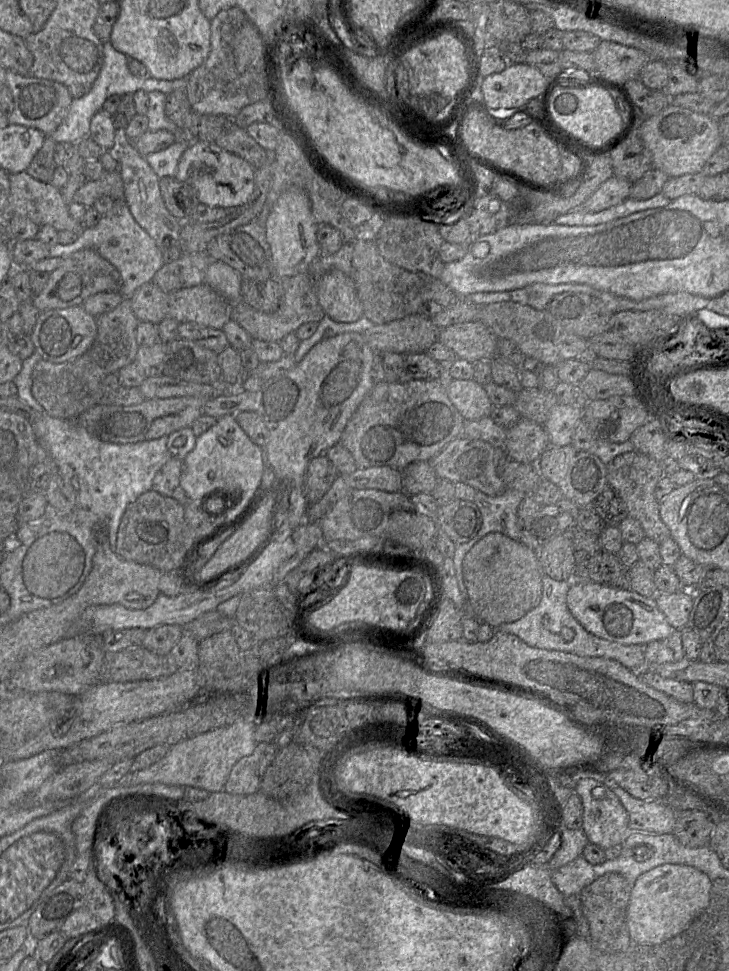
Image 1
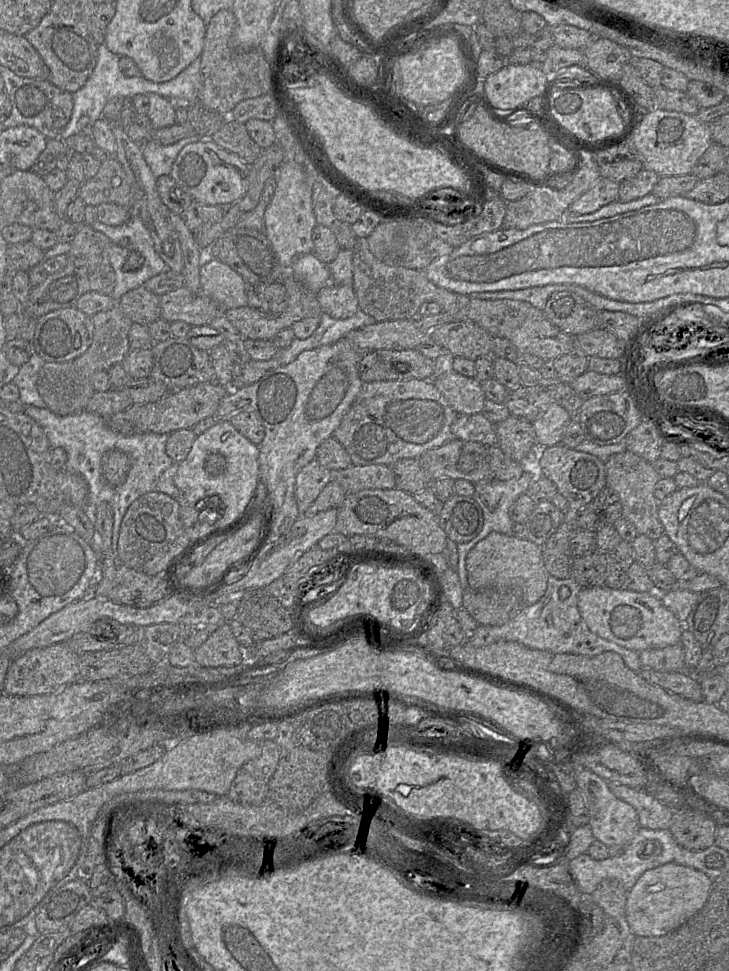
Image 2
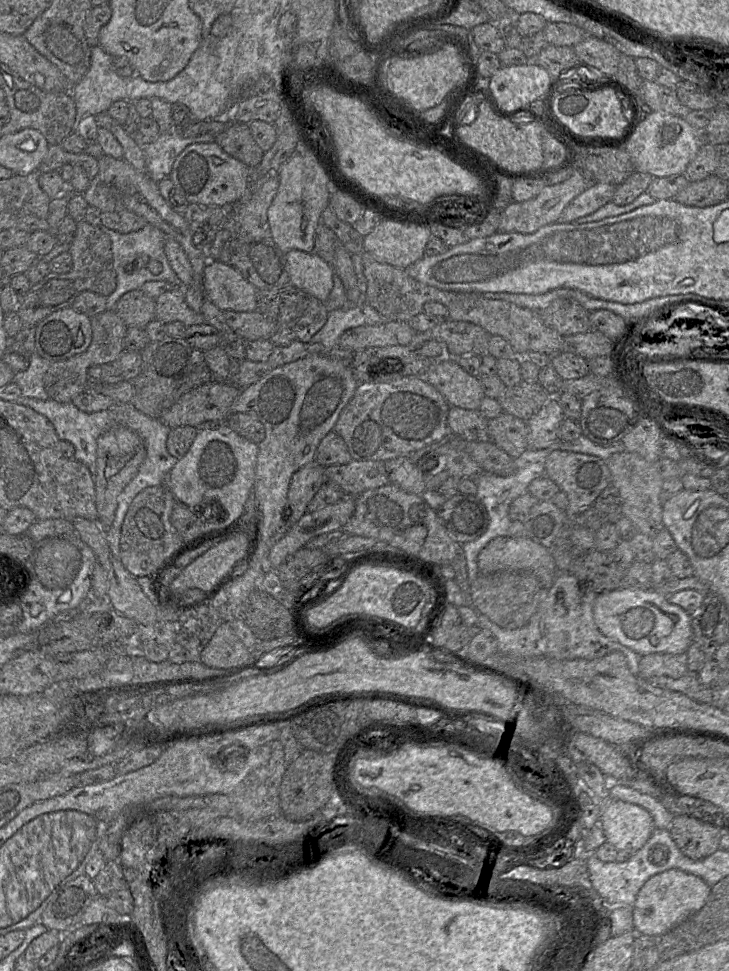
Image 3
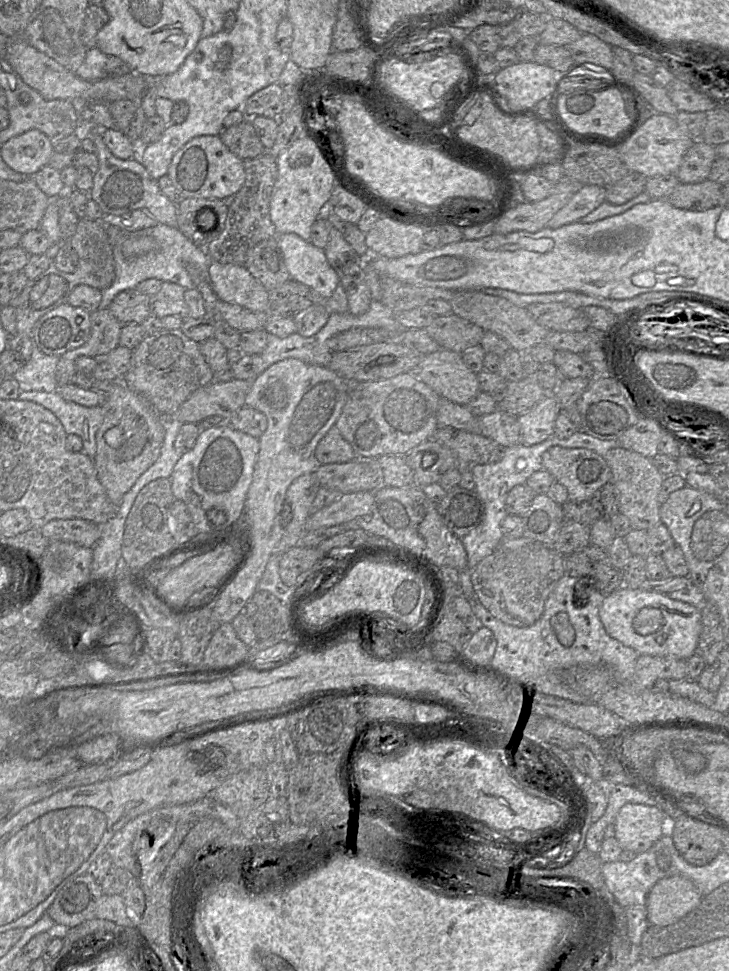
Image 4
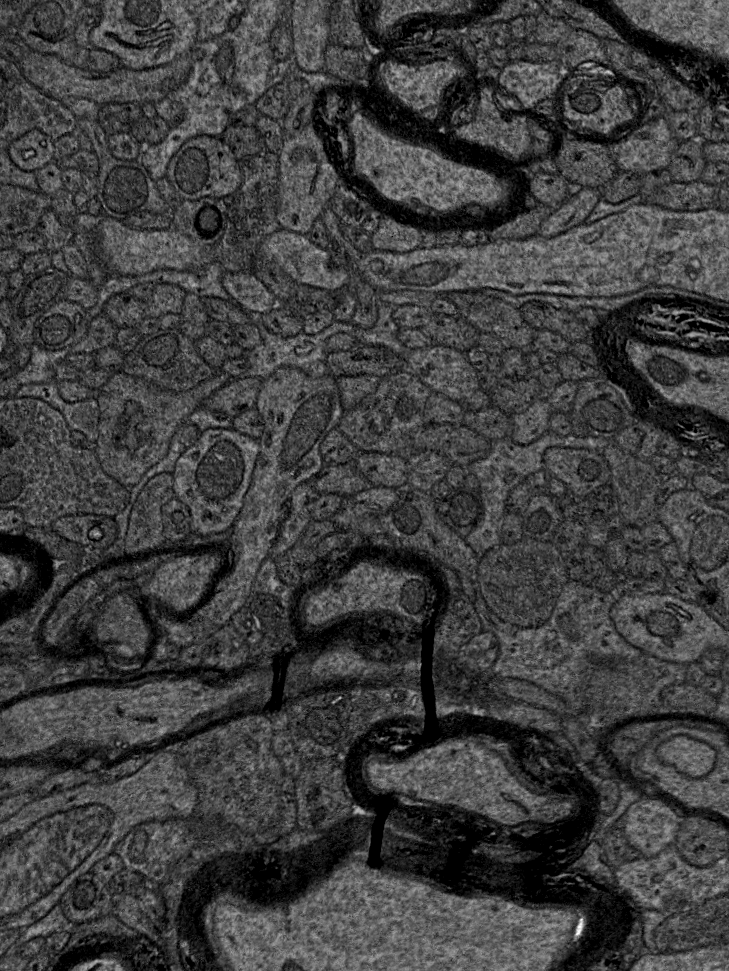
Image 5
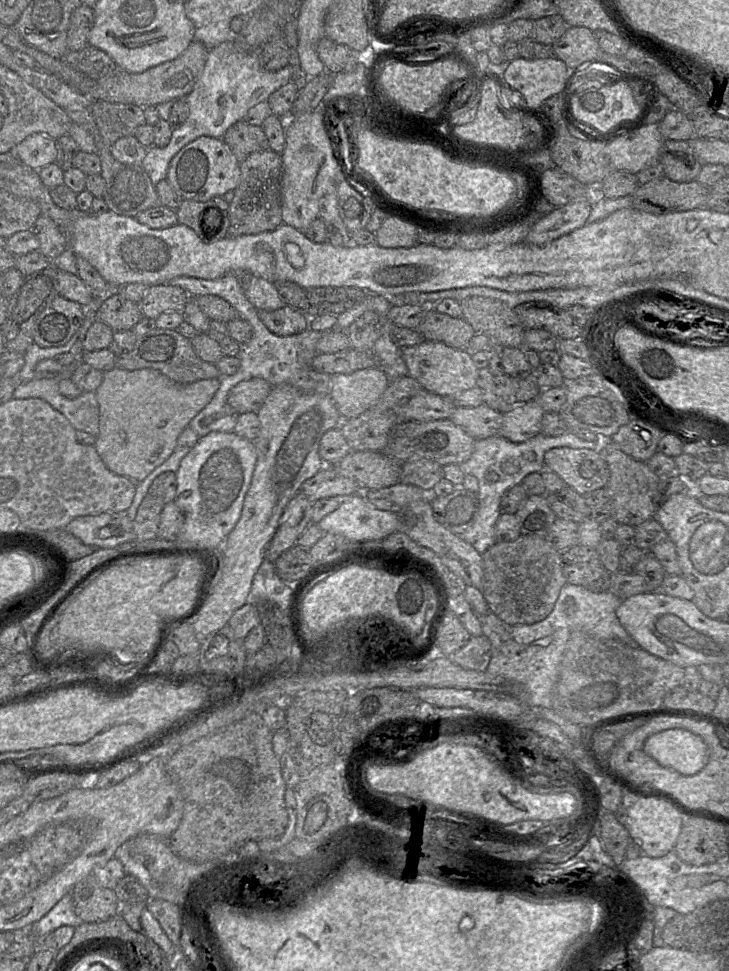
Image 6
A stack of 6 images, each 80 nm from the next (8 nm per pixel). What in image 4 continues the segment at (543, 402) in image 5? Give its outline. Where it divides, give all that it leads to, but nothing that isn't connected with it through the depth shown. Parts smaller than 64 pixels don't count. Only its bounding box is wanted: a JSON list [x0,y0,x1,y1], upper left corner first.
[517,396,562,446]

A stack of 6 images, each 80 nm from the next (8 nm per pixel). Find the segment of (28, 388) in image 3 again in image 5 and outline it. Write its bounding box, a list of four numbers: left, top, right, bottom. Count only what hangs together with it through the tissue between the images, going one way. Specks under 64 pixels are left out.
[14,343,71,385]

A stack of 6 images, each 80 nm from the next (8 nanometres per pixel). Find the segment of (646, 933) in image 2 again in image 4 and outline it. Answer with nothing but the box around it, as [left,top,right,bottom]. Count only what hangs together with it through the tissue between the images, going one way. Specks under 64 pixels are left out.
[645,876,703,926]

